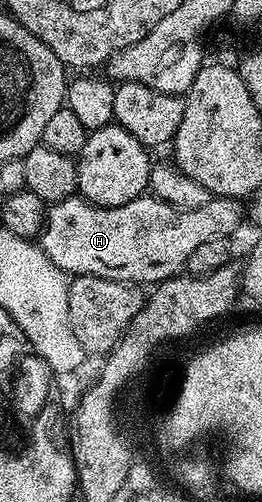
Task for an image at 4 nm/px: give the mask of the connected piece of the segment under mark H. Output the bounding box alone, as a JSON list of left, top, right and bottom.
[38,193,241,285]

